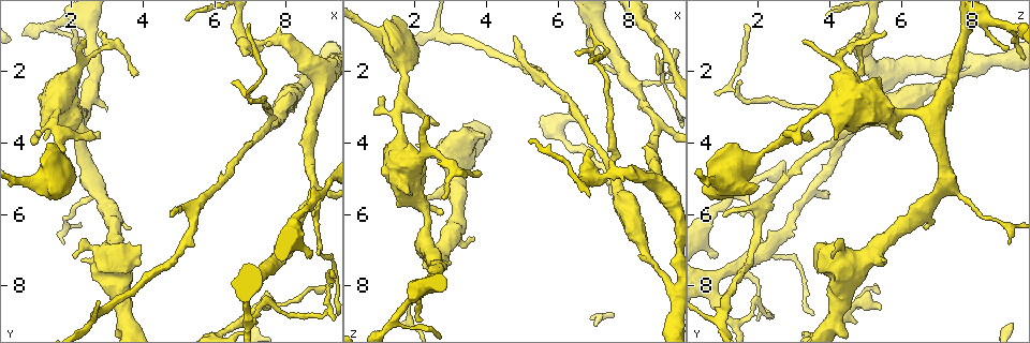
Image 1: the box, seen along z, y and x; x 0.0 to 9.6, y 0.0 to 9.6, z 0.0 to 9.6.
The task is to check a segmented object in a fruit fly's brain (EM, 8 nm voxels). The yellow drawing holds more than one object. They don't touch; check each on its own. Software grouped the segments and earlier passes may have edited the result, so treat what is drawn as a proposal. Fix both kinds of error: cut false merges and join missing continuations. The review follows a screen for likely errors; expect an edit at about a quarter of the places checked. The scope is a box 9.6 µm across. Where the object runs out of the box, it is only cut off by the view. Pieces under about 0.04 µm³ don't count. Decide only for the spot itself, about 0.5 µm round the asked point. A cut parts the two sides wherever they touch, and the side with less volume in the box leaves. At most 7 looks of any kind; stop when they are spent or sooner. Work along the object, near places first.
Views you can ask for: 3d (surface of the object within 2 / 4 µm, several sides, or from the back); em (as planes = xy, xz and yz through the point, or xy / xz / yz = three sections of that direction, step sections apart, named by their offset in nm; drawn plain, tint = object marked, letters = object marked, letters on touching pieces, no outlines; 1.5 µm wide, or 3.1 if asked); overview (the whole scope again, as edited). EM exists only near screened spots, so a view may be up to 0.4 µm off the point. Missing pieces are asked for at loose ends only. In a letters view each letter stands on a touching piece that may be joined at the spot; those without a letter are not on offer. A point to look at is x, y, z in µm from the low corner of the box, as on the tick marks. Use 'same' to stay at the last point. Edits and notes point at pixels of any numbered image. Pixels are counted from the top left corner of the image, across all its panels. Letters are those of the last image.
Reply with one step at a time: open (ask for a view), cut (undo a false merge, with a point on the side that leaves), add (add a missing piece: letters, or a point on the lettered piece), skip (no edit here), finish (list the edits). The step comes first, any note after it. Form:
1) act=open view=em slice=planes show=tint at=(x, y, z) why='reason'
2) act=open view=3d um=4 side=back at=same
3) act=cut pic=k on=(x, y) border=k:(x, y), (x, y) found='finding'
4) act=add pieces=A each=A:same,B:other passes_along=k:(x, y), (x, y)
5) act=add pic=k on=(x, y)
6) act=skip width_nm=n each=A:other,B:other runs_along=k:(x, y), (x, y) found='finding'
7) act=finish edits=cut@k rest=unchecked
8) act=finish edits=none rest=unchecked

act=open view=3d um=2 at=(3.70, 6.35, 6.65) why='thick end'

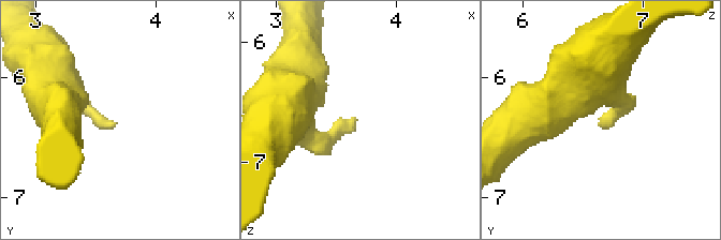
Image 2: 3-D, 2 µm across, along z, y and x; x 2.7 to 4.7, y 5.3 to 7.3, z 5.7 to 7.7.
act=open view=em slice=planes show=letters at=(3.66, 6.40, 6.66)

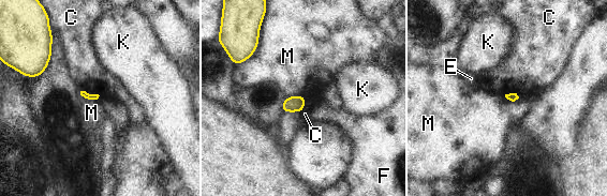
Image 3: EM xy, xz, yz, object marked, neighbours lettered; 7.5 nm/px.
act=skip each=C:other,E:other,F:other,K:other,M:other border=3:(258, 40), (255, 50), (237, 65) found='none of them fits'

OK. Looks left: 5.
act=open view=em slice=planes show=plain at=(0.85, 4.00, 3.15) why='free end'

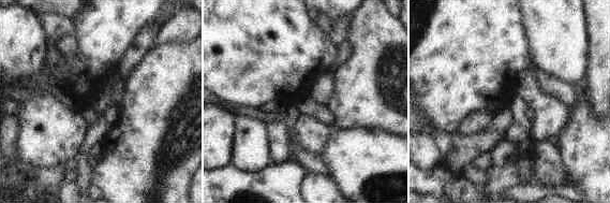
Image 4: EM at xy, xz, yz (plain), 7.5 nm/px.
act=open view=em slice=planes show=tint at=same

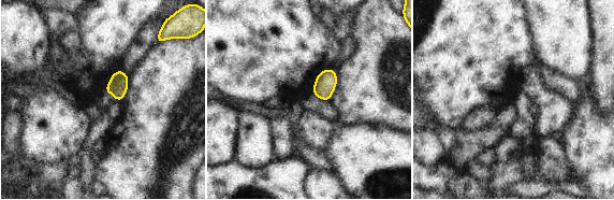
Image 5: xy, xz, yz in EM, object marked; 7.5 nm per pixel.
act=open view=em slice=planes show=letters at=same

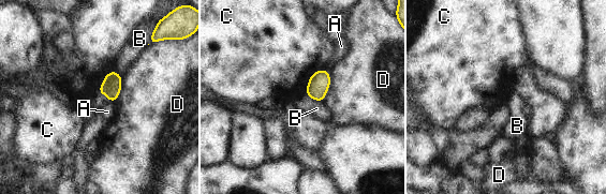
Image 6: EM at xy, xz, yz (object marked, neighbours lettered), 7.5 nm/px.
act=skip width_nm=150 longest_contact=D:220nm each=A:other,B:other,C:other,D:other found='none of them fits'

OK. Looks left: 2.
act=open view=3d um=2 side=back at=(4.80, 6.05, 1.10) why='branch stops here'

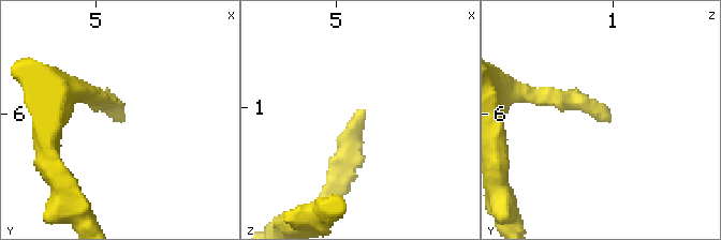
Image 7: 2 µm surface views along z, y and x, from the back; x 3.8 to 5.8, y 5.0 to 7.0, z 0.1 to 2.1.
act=open view=em slice=planes show=letters at=(4.76, 6.08, 1.02) why='need the tissue'

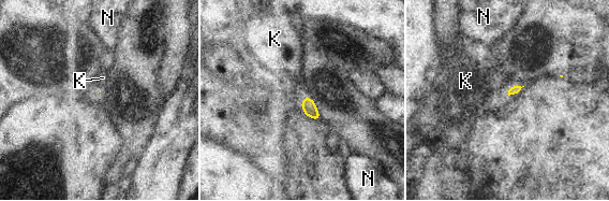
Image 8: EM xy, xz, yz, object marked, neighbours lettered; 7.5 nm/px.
act=skip each=K:other,N:other border=8:(303, 96), (307, 97) found='no lettered piece goes on from it'

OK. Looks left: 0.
act=finish edits=none rest=unchecked

